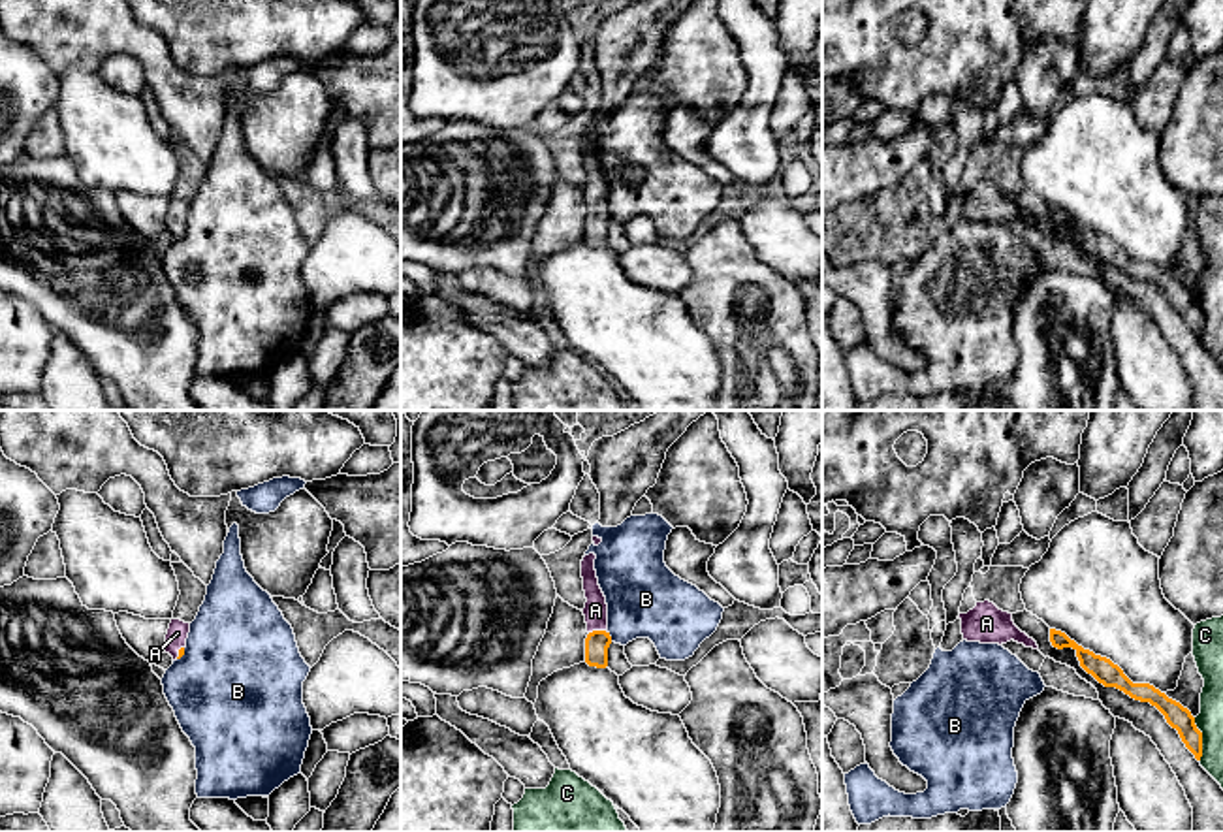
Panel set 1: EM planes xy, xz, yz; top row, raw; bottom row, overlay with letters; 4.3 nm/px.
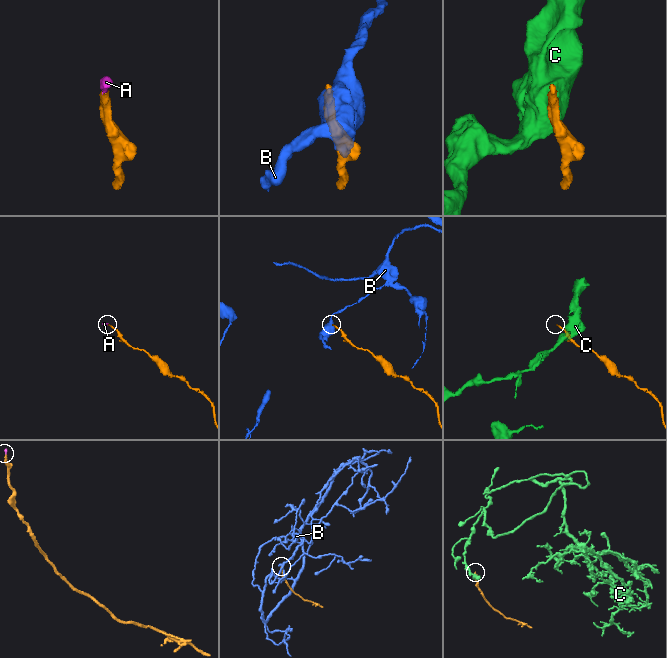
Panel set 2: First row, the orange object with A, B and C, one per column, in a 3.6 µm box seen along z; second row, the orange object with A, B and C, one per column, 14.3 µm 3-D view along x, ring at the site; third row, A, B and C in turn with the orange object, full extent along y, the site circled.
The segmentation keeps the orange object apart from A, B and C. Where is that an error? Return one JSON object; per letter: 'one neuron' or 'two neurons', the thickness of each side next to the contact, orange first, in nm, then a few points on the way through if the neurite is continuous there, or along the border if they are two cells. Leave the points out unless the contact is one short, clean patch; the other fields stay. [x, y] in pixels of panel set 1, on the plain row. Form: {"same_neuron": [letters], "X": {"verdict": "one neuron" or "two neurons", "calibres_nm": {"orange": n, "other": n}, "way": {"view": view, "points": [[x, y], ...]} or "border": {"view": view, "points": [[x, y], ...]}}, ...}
{"same_neuron": ["A"], "A": {"verdict": "one neuron", "calibres_nm": {"orange": 110, "other": 100}, "way": {"view": "xz", "points": [[597, 221], [597, 209], [595, 189]]}}, "B": {"verdict": "two neurons", "calibres_nm": {"orange": 110, "other": 320}, "border": {"view": "xz", "points": [[608, 209], [612, 219]]}}, "C": {"verdict": "two neurons", "calibres_nm": {"orange": 100, "other": 110}}}

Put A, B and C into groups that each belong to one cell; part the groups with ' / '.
A / B / C

